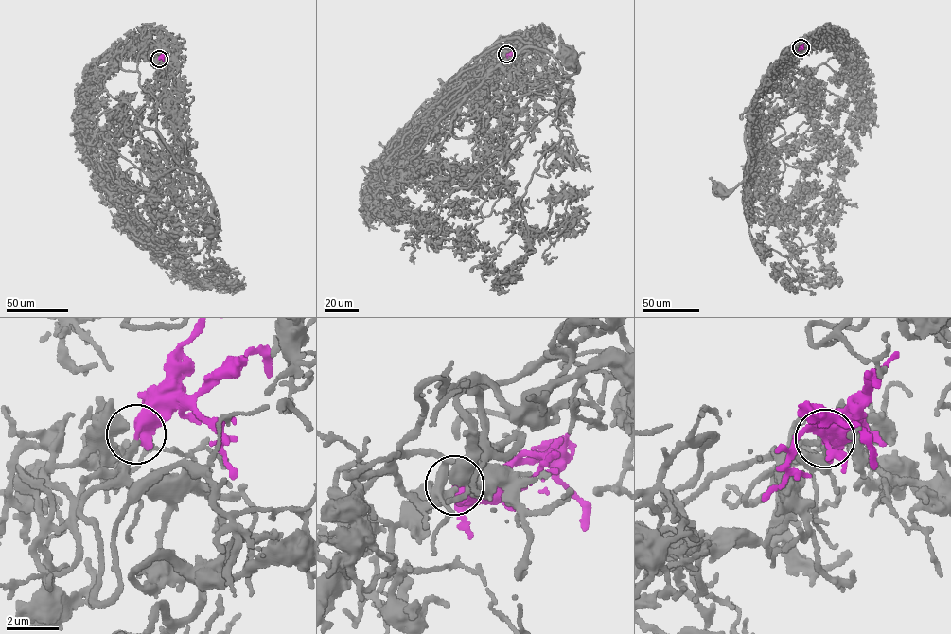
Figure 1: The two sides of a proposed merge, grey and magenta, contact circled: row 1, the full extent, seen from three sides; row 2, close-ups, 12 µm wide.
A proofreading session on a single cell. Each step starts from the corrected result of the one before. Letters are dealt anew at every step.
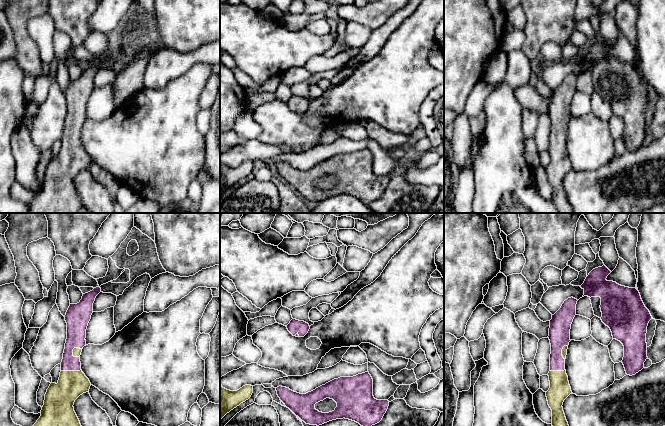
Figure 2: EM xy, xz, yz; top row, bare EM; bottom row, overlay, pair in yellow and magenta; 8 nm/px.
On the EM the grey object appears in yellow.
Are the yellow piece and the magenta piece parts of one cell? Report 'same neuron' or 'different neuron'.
same neuron

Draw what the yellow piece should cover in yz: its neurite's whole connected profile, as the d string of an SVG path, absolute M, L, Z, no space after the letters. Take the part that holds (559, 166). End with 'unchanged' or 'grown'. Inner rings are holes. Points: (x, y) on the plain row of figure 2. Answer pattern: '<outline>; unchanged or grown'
M571 73L552 91L549 104L551 120L550 164L546 168L548 181L552 186L552 202L559 213L573 213L563 187L564 176L572 170L565 146L565 135L570 116L570 105L576 91L577 75Z; grown

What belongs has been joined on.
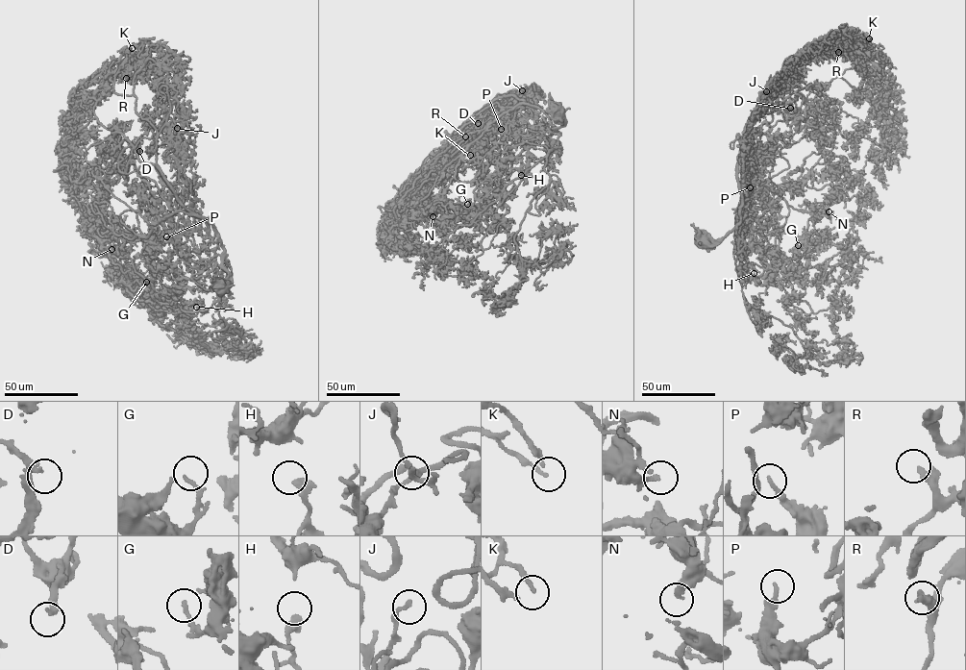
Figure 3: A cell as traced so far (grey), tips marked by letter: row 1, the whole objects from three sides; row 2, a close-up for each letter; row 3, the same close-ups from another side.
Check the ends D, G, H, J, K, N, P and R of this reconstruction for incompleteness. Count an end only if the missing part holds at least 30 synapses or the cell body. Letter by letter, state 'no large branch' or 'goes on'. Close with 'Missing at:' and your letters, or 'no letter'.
D: no large branch
G: no large branch
H: no large branch
J: no large branch
K: no large branch
N: no large branch
P: no large branch
R: no large branch
Missing at: no letter

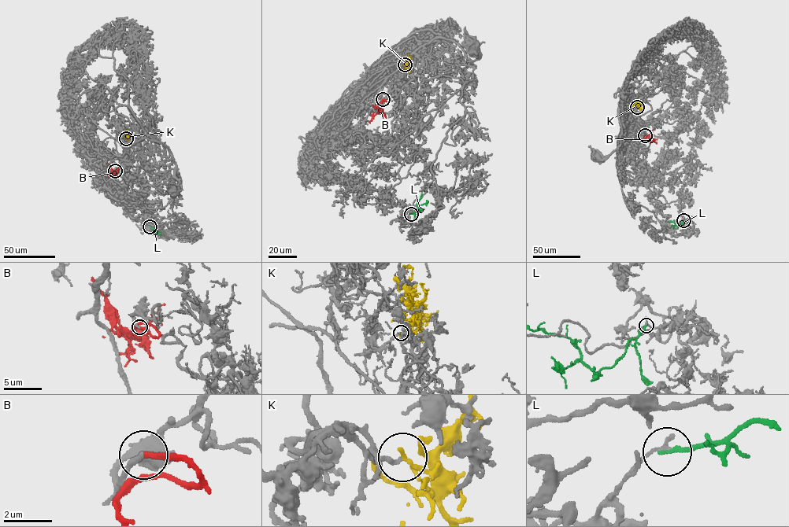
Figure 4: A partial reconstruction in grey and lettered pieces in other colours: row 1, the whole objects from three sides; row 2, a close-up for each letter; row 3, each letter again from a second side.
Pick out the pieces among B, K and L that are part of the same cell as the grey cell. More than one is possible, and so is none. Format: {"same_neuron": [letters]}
{"same_neuron": ["B"]}

